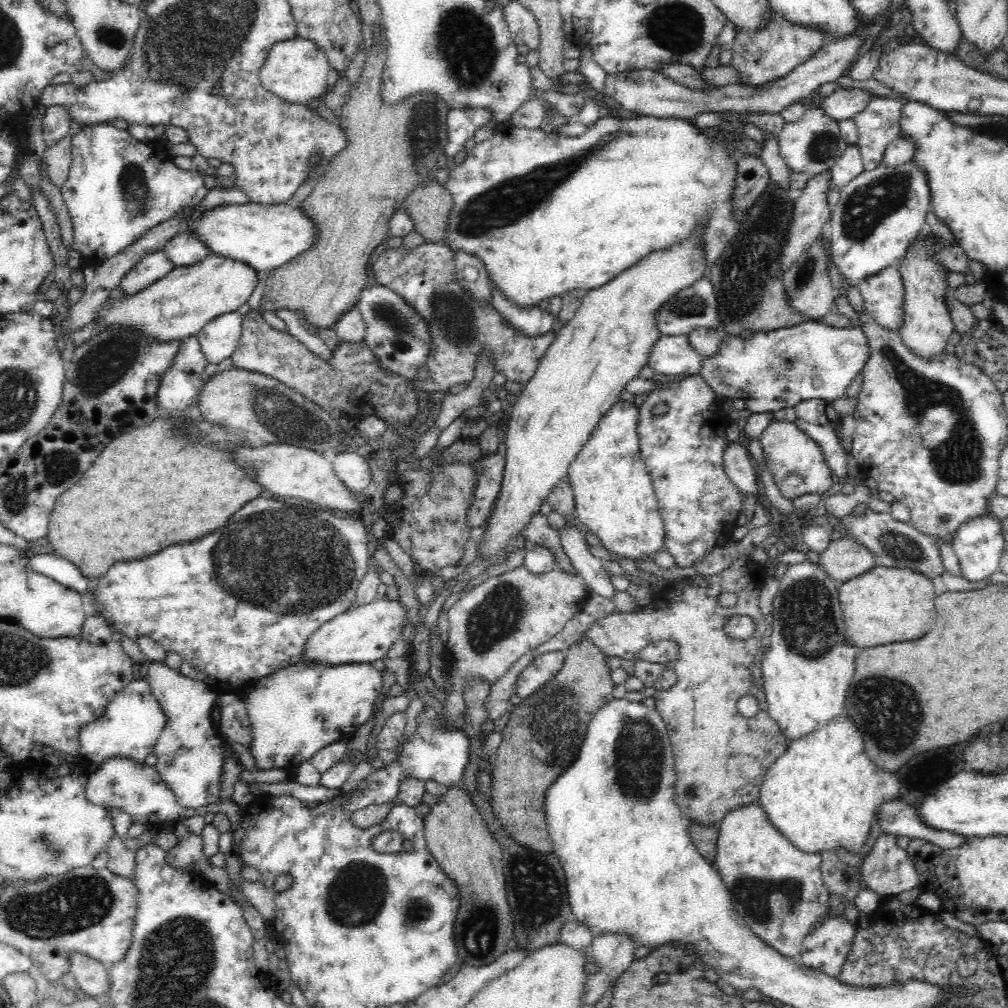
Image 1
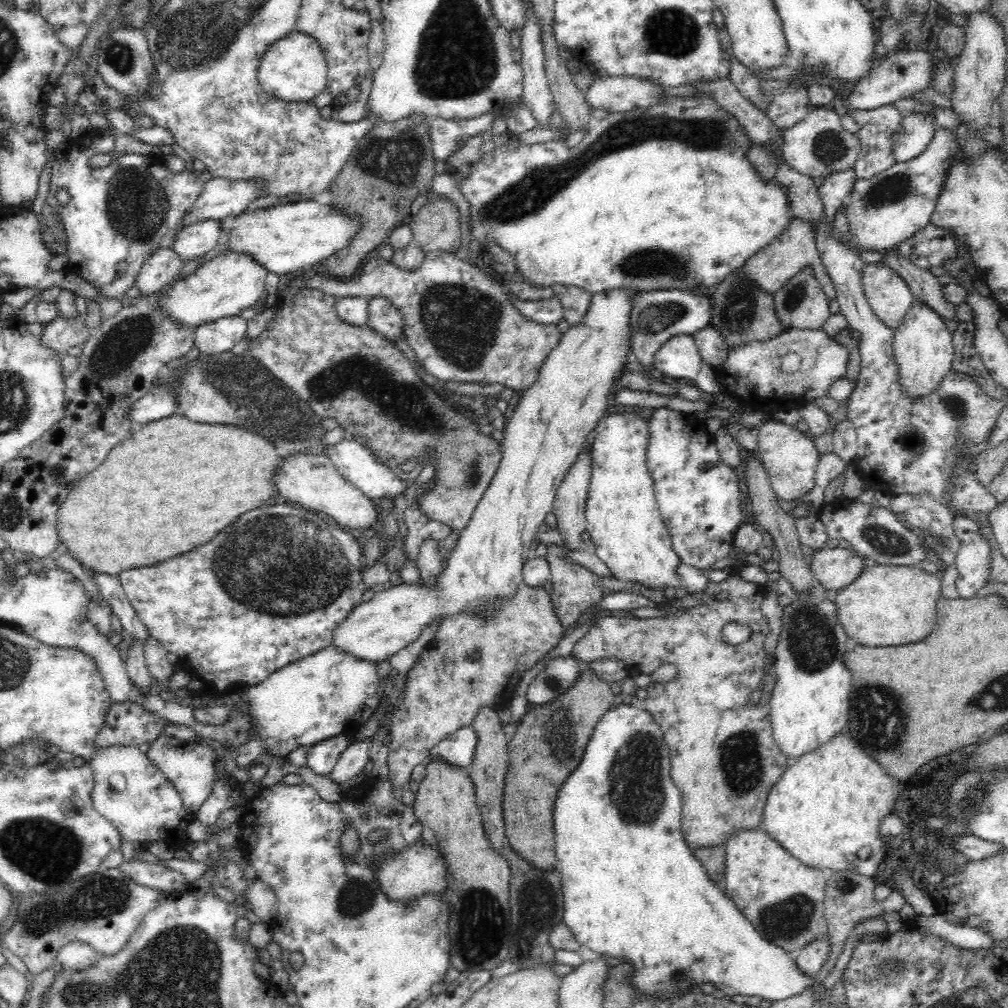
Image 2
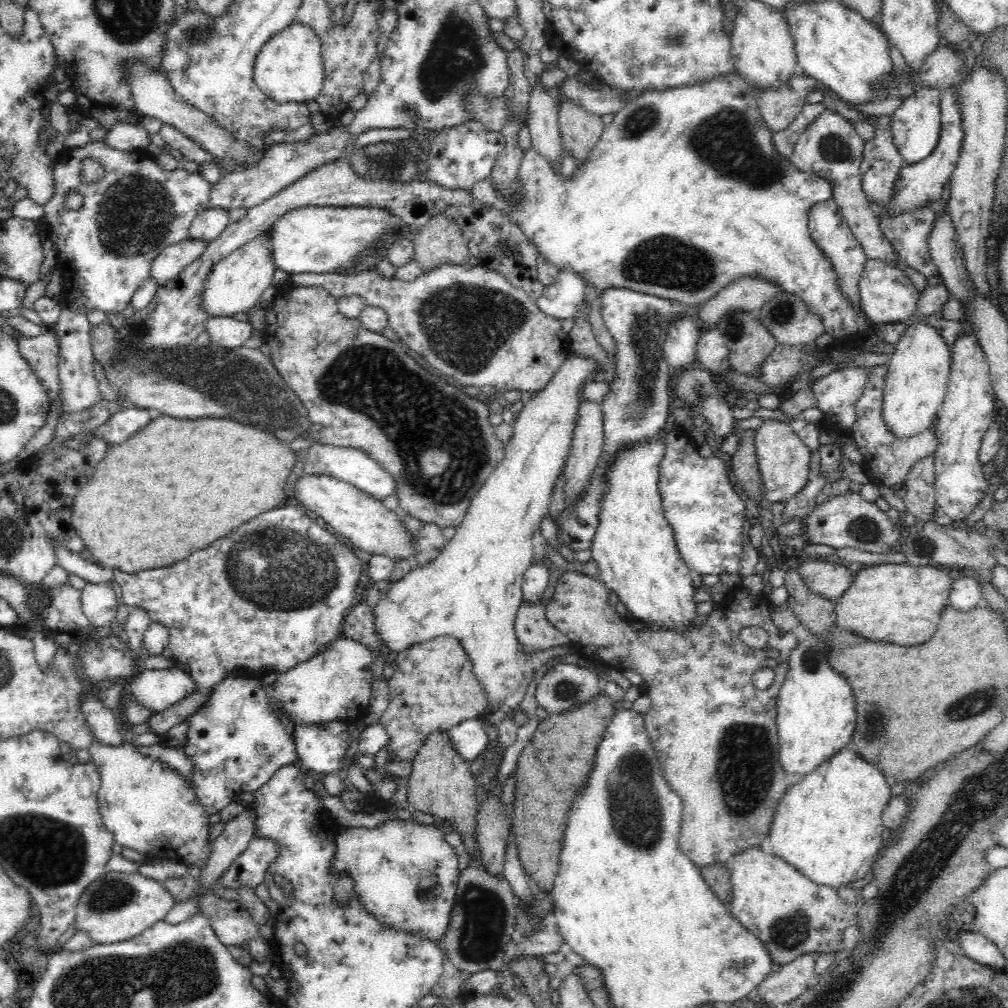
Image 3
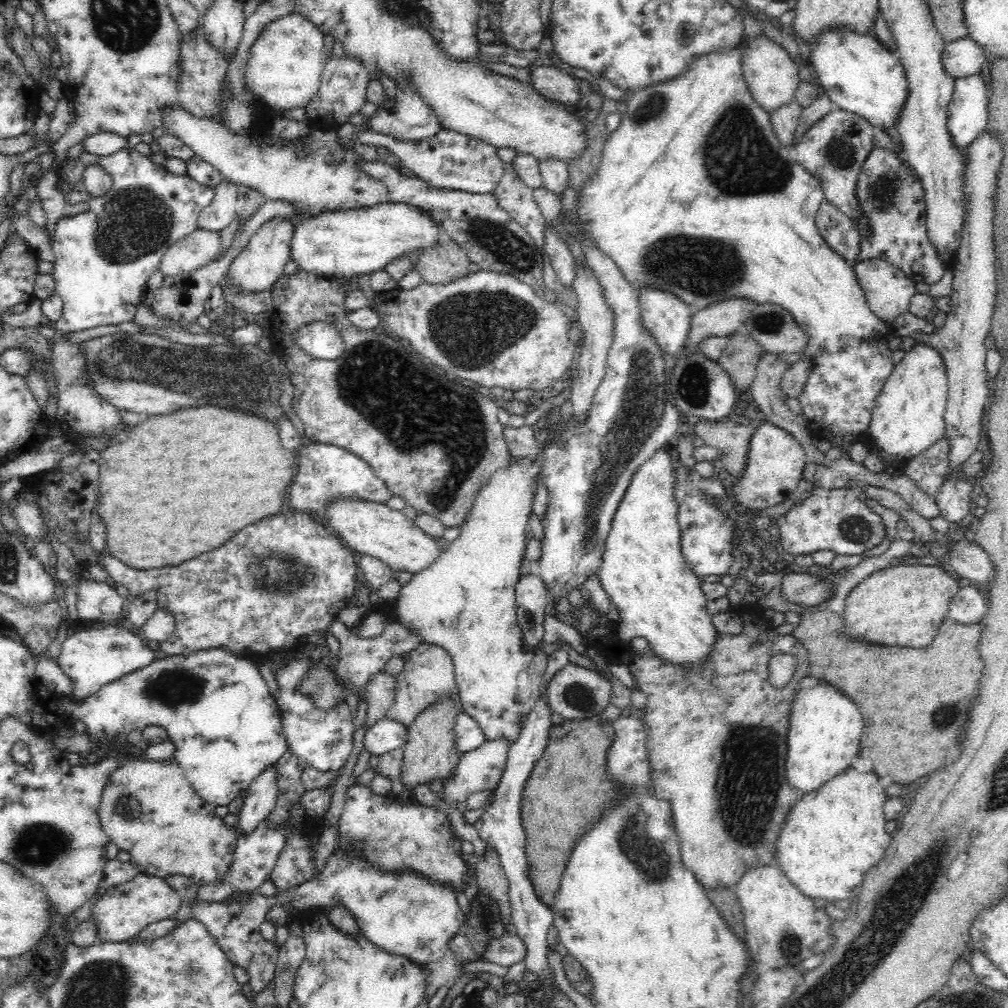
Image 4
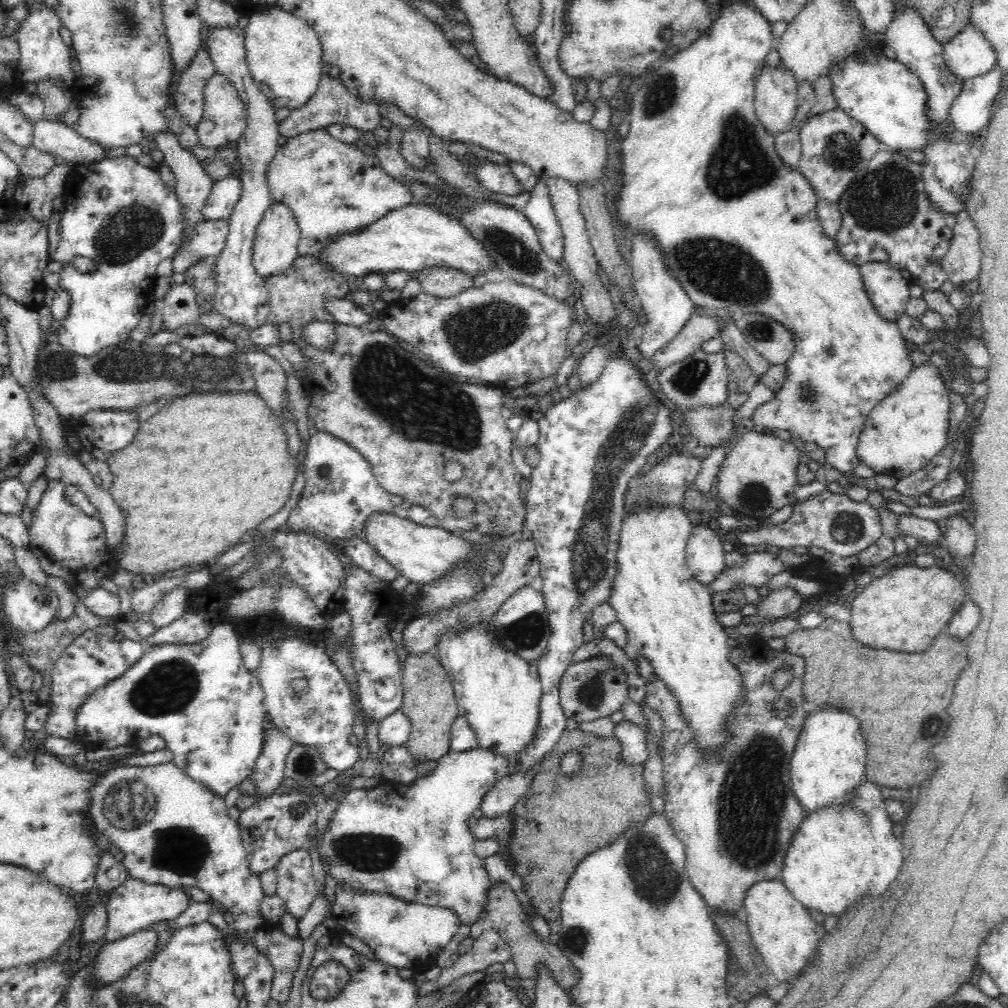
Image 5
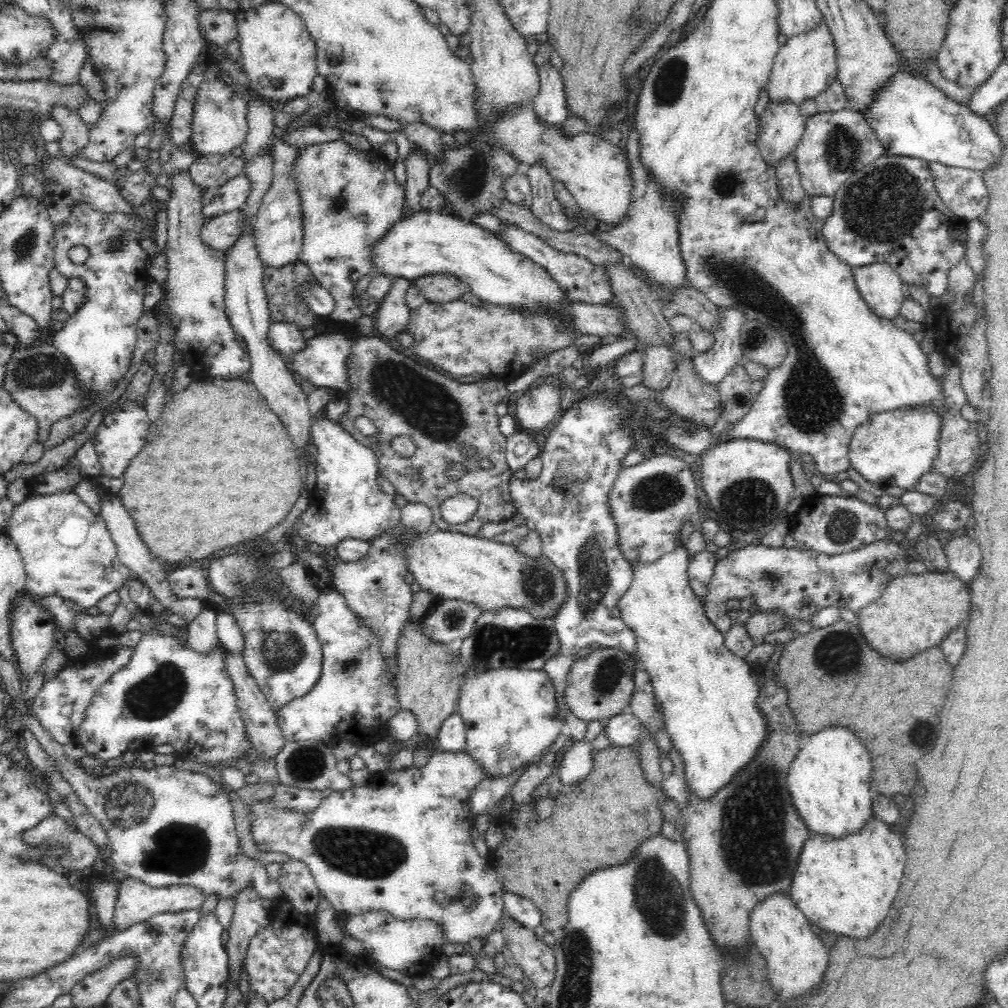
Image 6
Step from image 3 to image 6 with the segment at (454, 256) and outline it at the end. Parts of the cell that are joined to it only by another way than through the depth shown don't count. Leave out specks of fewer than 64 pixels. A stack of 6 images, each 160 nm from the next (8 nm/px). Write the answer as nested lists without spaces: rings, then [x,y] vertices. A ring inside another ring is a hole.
[[[448,274],[424,275],[414,279],[414,285],[425,296],[428,303],[449,303],[460,300],[469,292],[468,285]]]

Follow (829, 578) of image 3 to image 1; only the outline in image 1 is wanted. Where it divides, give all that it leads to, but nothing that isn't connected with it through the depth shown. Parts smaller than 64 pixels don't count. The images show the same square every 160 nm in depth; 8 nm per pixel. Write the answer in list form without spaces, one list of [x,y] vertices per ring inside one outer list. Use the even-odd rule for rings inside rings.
[[[845,535],[830,541],[826,550],[817,554],[814,559],[838,587],[875,565],[874,555],[858,540]]]

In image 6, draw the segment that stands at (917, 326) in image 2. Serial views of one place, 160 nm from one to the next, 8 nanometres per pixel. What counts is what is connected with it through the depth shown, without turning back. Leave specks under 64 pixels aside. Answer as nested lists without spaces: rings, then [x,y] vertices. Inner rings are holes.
[[[904,407],[890,412],[872,415],[852,434],[848,446],[849,467],[859,473],[866,481],[875,482],[881,488],[898,486],[902,490],[915,490],[916,483],[923,474],[933,468],[933,462],[938,454],[938,438],[942,431],[940,415],[932,411],[918,411]]]

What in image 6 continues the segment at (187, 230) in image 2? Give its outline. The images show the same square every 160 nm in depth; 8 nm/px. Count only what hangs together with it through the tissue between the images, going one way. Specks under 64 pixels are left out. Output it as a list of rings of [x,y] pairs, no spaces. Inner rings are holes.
[[[240,174],[226,182],[218,189],[218,194],[210,206],[203,206],[202,215],[204,218],[214,218],[219,215],[241,209],[248,196],[252,192],[252,183],[246,174]]]

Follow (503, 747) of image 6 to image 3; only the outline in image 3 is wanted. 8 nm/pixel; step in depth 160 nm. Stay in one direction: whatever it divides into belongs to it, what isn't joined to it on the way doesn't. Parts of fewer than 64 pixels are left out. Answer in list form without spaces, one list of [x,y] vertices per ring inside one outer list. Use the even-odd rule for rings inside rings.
[[[574,352],[566,357],[566,360],[562,363],[562,366],[558,369],[558,372],[552,377],[552,380],[541,390],[538,391],[538,395],[535,398],[530,399],[522,407],[518,416],[516,416],[513,425],[513,435],[511,439],[505,445],[505,457],[502,462],[498,463],[498,466],[494,469],[494,472],[490,473],[490,476],[483,482],[483,485],[478,490],[476,496],[471,500],[470,506],[467,508],[466,516],[464,520],[456,527],[456,532],[453,538],[446,541],[442,552],[439,553],[434,560],[419,566],[415,570],[411,570],[402,579],[392,582],[390,590],[385,595],[381,595],[381,598],[373,610],[375,616],[375,623],[377,628],[377,636],[385,640],[388,644],[388,648],[392,652],[403,652],[407,647],[414,646],[420,642],[426,642],[439,636],[454,637],[458,643],[464,648],[466,655],[471,661],[473,674],[475,680],[482,686],[483,692],[487,699],[486,708],[484,708],[485,714],[481,716],[481,720],[484,723],[488,723],[493,728],[499,728],[500,724],[506,720],[508,714],[513,714],[517,709],[530,688],[530,683],[533,681],[534,675],[537,671],[548,663],[552,658],[567,655],[570,652],[568,646],[554,646],[544,651],[535,651],[532,653],[524,653],[522,645],[518,642],[518,637],[515,631],[515,618],[522,602],[522,583],[523,574],[528,570],[528,567],[532,565],[533,546],[532,546],[532,533],[539,527],[542,516],[546,516],[546,512],[549,510],[550,494],[554,484],[556,484],[556,478],[558,478],[562,467],[564,466],[566,459],[570,451],[570,440],[572,440],[572,430],[574,430],[574,420],[578,418],[578,404],[582,397],[578,397],[578,386],[582,386],[584,382],[593,379],[593,375],[598,370],[594,366],[595,361],[584,357],[577,356]]]

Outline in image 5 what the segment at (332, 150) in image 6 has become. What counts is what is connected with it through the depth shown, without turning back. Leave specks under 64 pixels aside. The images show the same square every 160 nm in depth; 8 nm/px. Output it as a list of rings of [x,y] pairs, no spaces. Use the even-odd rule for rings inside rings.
[[[319,129],[303,132],[278,148],[268,169],[268,187],[272,201],[286,205],[294,213],[301,229],[299,256],[312,256],[318,262],[323,250],[338,238],[358,234],[390,212],[414,202],[406,186],[390,177],[374,154],[362,152],[355,143],[342,142]]]

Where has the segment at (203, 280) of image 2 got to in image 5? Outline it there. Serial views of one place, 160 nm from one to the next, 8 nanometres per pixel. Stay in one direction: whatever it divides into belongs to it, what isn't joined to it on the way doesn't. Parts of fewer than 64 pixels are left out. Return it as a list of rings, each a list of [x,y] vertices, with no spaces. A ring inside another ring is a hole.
[[[273,201],[257,228],[252,255],[252,264],[256,272],[264,279],[284,272],[299,256],[300,238],[301,229],[294,213],[286,205]]]

